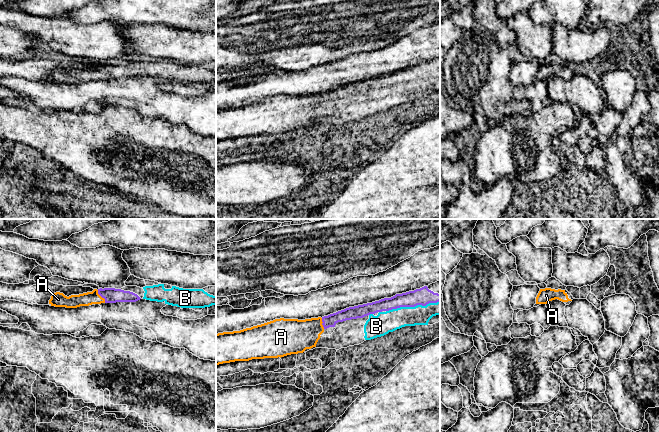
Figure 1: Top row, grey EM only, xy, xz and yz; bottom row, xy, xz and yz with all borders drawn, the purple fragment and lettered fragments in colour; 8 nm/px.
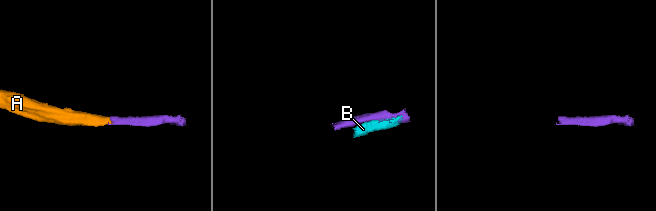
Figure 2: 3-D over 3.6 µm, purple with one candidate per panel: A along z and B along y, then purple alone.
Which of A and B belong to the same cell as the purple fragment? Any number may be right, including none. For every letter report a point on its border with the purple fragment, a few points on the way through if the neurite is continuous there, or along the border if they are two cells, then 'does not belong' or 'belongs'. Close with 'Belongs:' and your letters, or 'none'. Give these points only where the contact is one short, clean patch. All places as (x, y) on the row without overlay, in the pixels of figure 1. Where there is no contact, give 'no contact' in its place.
A: meets purple in xy at (101, 72); runs through xy (111, 71), (101, 72), (89, 74); belongs
B: meets purple in xz at (412, 82); belongs
Belongs: A, B

